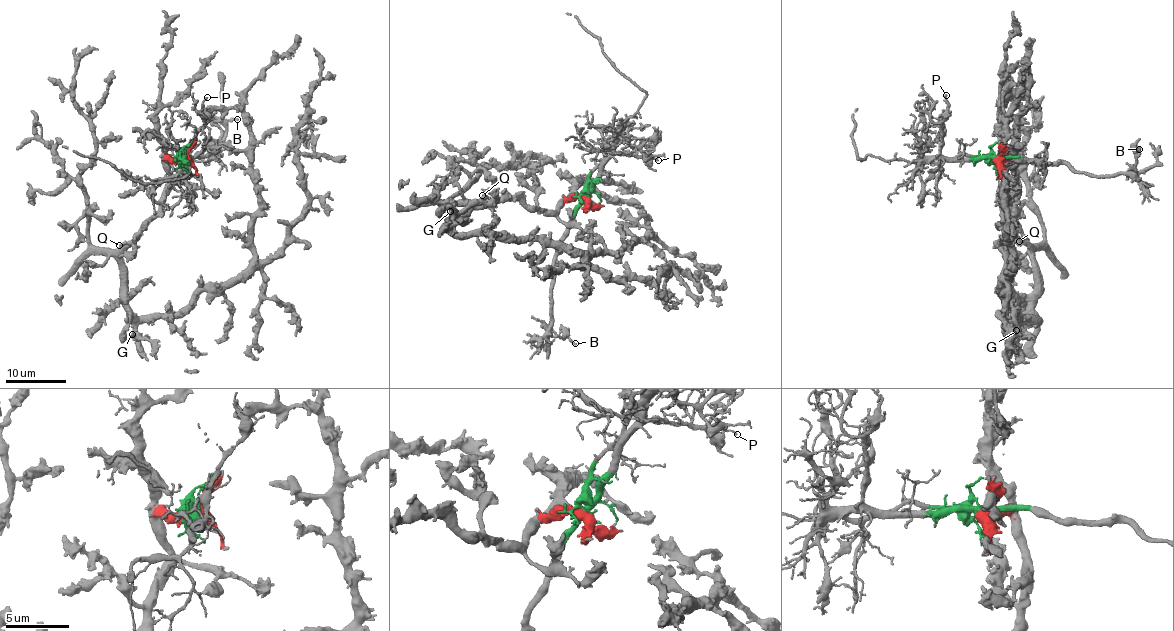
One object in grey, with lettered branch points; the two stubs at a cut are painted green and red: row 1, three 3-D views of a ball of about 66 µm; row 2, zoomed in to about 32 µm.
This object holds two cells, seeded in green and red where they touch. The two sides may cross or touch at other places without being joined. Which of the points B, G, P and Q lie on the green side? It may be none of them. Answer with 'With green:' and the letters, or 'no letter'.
With green: B, P

